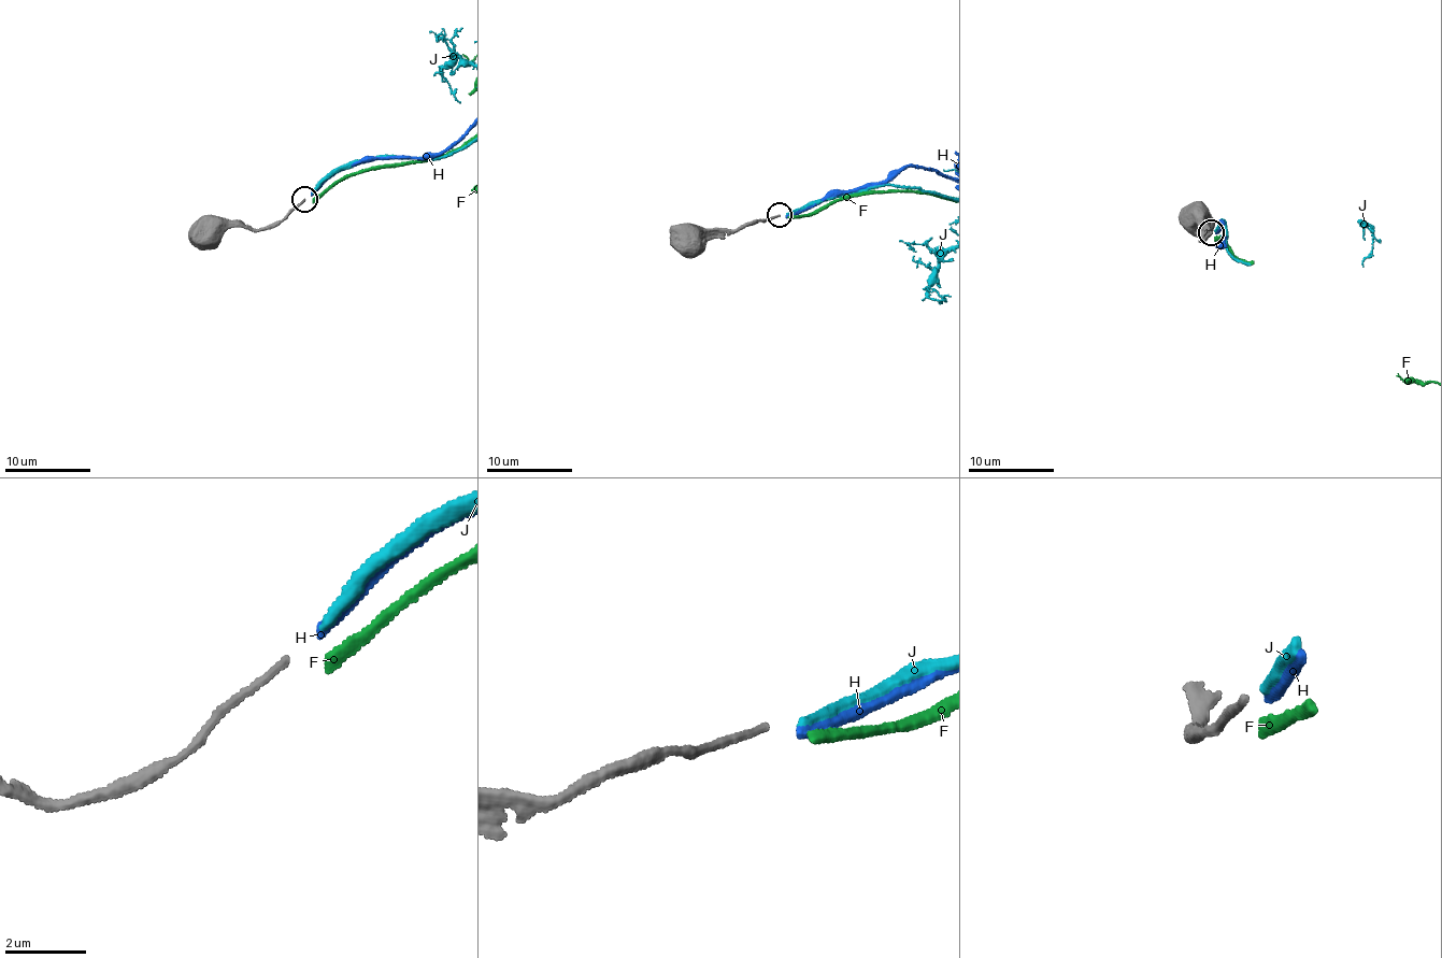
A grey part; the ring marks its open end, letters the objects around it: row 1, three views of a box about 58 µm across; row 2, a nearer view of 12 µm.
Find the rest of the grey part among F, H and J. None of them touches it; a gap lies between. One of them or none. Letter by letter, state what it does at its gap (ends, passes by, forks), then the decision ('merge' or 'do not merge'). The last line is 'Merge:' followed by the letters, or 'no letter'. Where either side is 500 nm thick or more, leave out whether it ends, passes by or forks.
F: it ends | do not merge
H: it ends | do not merge
J: it ends | do not merge
Merge: no letter

